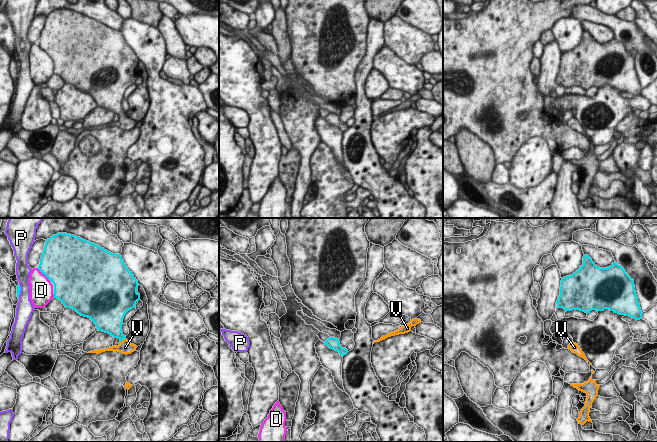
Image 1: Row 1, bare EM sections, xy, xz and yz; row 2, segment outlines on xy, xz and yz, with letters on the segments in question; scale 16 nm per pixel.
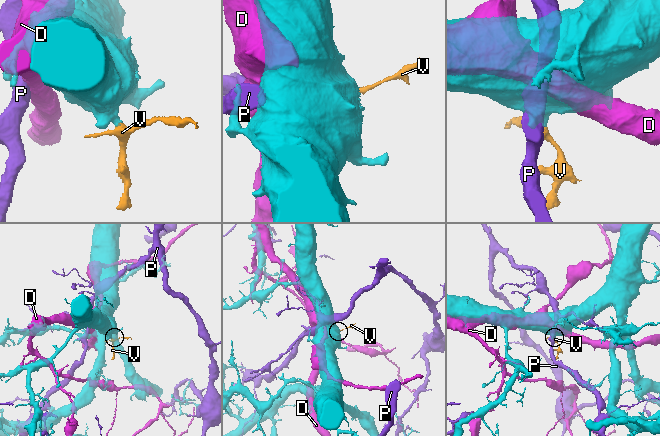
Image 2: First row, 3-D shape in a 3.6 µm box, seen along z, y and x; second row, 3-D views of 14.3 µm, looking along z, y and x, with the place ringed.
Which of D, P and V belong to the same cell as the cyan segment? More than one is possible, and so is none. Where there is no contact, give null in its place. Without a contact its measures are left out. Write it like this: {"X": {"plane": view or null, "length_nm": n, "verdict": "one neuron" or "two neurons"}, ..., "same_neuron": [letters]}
{"D": {"plane": "xy", "length_nm": 320, "verdict": "two neurons"}, "P": {"plane": "xy", "length_nm": 240, "verdict": "two neurons"}, "V": {"plane": "xy", "length_nm": 120, "verdict": "one neuron"}, "same_neuron": ["V"]}

